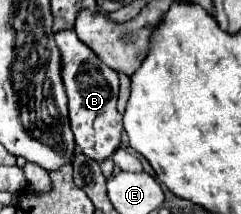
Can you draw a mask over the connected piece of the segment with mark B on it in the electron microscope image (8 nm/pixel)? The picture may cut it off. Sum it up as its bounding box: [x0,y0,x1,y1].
[56,30,122,162]

